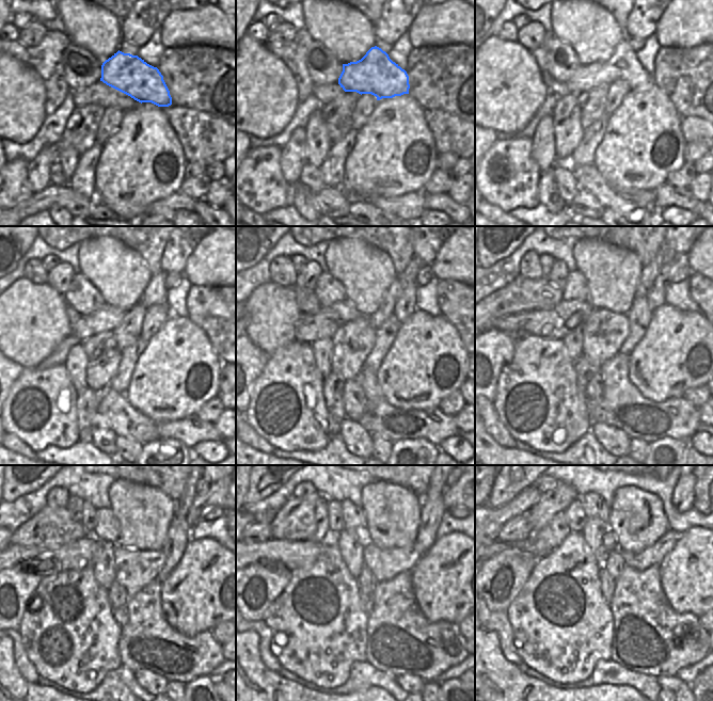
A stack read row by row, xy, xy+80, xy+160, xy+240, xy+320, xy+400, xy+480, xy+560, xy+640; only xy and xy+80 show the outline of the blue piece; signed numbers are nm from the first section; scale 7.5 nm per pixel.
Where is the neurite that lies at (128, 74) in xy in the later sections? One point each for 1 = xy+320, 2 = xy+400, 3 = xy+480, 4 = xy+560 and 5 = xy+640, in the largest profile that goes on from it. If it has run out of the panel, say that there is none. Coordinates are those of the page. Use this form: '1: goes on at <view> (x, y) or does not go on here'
1: goes on at xy+320 (325, 323)
2: goes on at xy+400 (555, 323)
3: goes on at xy+480 (80, 554)
4: goes on at xy+560 (288, 555)
5: goes on at xy+640 (496, 547)

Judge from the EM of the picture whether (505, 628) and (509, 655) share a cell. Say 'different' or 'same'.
same

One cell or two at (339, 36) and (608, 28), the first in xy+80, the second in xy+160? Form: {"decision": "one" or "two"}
{"decision": "one"}

